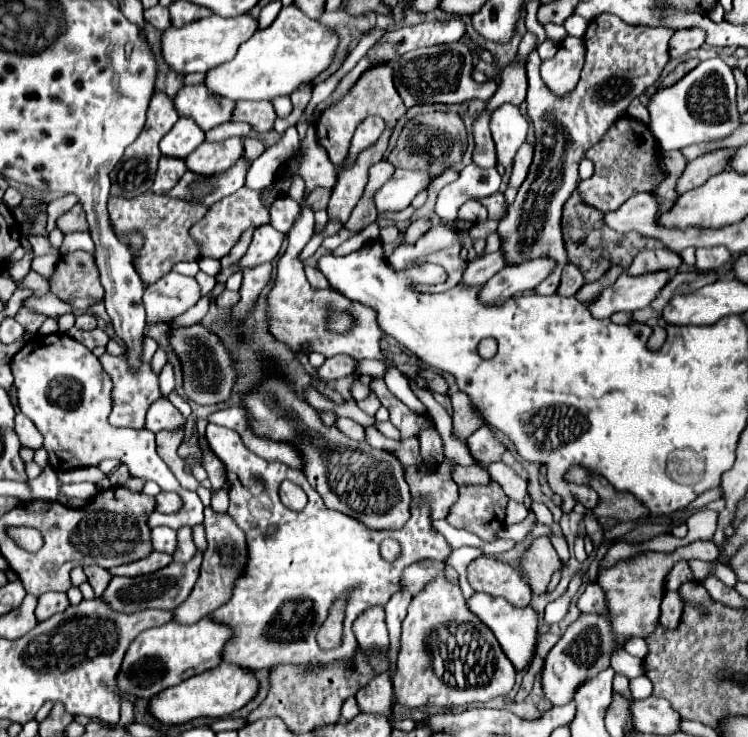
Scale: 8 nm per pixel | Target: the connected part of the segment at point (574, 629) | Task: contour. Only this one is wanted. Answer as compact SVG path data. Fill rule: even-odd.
M695 541L691 545L679 547L673 553L645 553L641 557L635 557L631 561L619 561L607 571L601 571L597 577L597 583L607 593L607 605L609 605L609 621L599 615L583 613L557 641L557 645L549 651L543 671L541 671L541 687L545 697L553 705L565 705L573 699L573 689L581 685L581 679L595 677L601 669L609 667L609 655L613 649L613 641L625 643L627 637L639 635L647 637L659 619L659 605L663 599L663 581L665 573L669 573L671 565L675 565L681 559L701 559L701 561L713 561L719 555L719 549L713 545L713 541Z

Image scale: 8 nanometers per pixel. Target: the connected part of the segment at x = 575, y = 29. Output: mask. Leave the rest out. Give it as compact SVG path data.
M573 13L573 15L563 23L563 27L567 29L569 35L573 35L573 37L583 37L583 33L585 33L585 29L587 29L587 21L585 21L583 17L579 17L579 15Z

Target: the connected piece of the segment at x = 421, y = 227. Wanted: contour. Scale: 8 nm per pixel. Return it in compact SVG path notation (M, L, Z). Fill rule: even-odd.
M419 219L419 221L411 223L411 225L405 229L403 237L401 237L401 245L411 245L411 243L415 243L423 233L427 233L427 229L429 229L429 219Z

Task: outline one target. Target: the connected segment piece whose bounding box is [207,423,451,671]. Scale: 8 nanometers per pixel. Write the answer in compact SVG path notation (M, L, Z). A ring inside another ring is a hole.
M209 423L207 425L207 443L211 447L211 451L223 461L225 469L227 469L227 479L231 483L231 505L229 505L229 515L233 517L233 521L237 523L237 527L241 527L241 531L247 537L247 563L243 569L243 575L235 581L233 585L233 593L231 599L221 605L219 609L213 611L211 619L219 621L221 625L231 627L233 637L225 643L223 647L223 661L225 663L233 663L233 665L241 665L243 669L263 669L263 667L273 667L275 663L293 663L293 665L307 665L307 663L329 663L329 661L337 661L337 659L349 659L353 655L353 649L357 647L357 639L351 631L351 623L353 619L373 605L385 605L393 593L397 593L401 589L401 571L419 561L419 559L447 559L447 555L451 553L449 545L445 543L443 535L433 531L433 525L429 521L429 509L427 505L413 505L411 503L411 519L403 529L397 531L369 531L365 529L361 523L353 521L351 517L327 509L323 505L323 499L319 493L313 491L313 487L309 485L309 481L305 479L305 475L297 473L295 469L289 469L283 463L269 463L261 457L257 457L255 453L251 453L237 431L219 427ZM259 473L263 477L263 485L253 481L253 475ZM291 479L293 483L301 485L301 489L307 491L309 495L309 503L303 511L293 511L289 507L285 507L279 499L279 485L281 481ZM383 539L395 539L397 543L401 543L401 555L389 563L381 557L379 553L379 545ZM347 594L348 600L345 606L345 618L343 621L343 639L337 647L333 649L321 649L317 643L317 631L323 625L325 617L329 615L331 605L335 603L335 599L339 599L341 595Z

